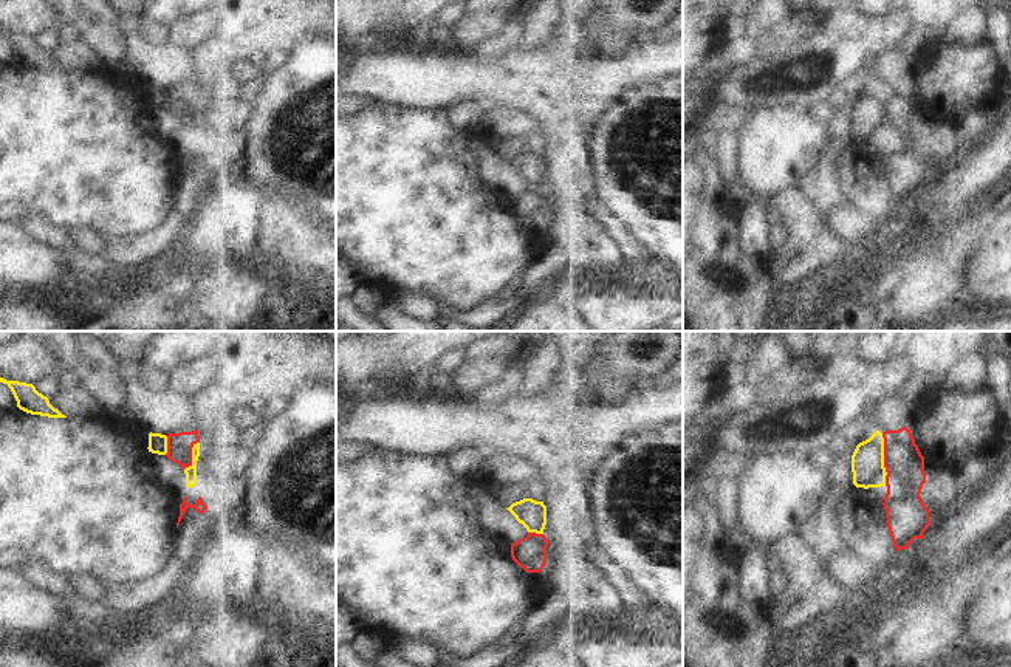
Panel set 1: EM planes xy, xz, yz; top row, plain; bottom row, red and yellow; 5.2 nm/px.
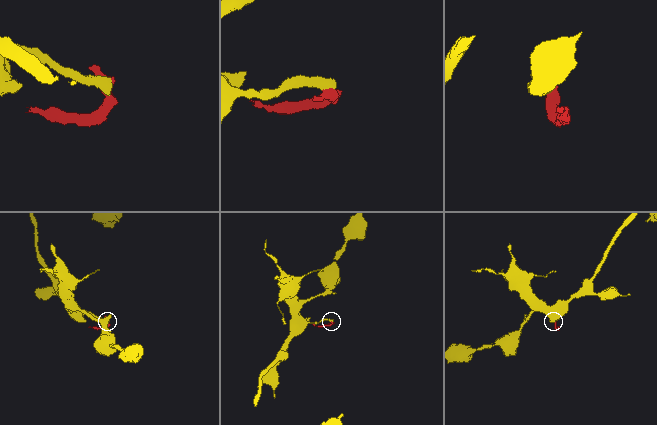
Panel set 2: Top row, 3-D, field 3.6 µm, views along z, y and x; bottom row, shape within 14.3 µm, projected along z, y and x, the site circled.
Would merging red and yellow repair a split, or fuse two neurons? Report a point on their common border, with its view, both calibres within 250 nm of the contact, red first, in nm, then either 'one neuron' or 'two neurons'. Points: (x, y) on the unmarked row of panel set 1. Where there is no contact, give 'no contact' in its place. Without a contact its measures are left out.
meets red in yz at (884, 113); 200 nm thick on the red side, 180 nm on the other; two neurons

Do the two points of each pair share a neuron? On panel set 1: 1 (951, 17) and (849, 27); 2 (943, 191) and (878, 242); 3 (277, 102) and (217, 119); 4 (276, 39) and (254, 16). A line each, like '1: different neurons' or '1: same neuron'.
1: different neurons
2: same neuron
3: different neurons
4: same neuron

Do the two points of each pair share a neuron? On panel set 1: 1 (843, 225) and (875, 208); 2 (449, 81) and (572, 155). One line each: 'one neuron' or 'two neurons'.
1: two neurons
2: one neuron

